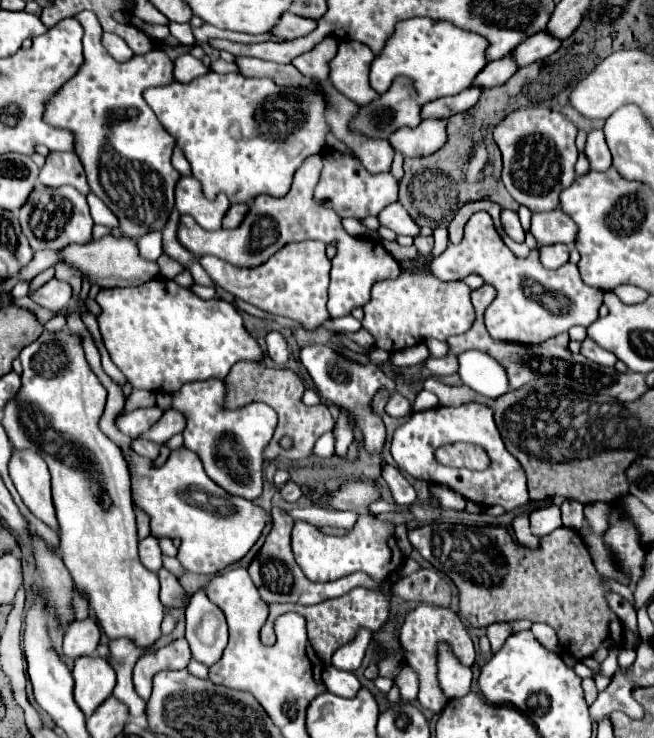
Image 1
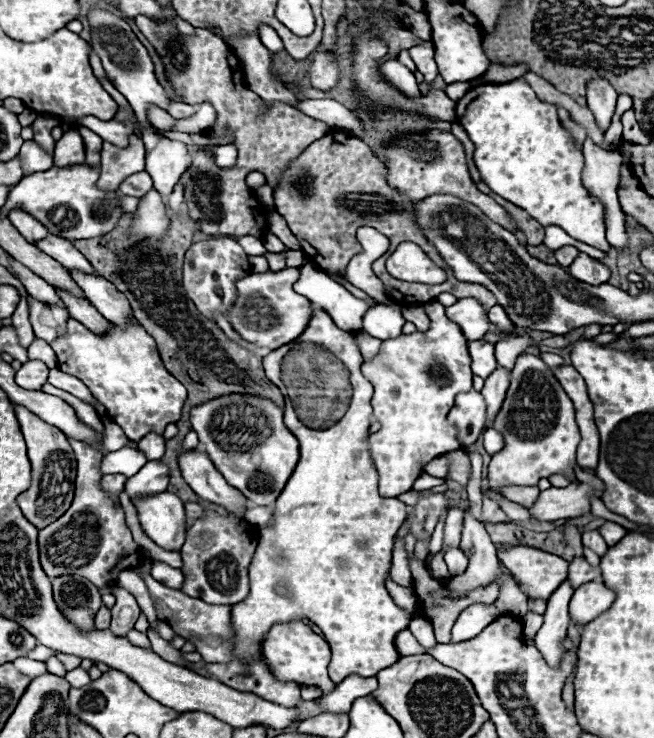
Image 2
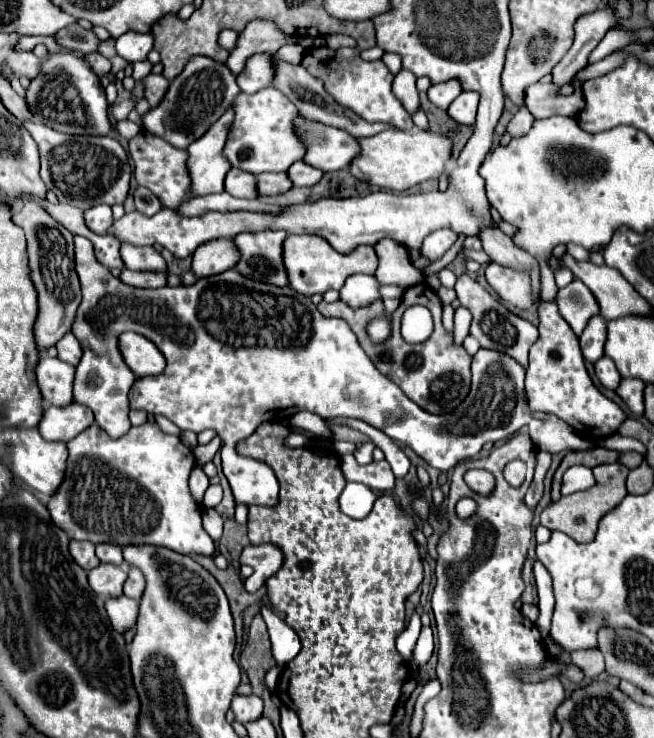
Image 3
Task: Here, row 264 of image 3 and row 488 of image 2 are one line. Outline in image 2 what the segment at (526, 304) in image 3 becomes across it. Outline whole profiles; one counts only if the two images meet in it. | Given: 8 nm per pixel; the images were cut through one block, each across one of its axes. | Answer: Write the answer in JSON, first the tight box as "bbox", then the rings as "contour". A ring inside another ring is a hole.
{"bbox":[488,354,580,494],"contour":[[[520,354],[512,368],[512,382],[506,400],[496,414],[492,428],[504,436],[504,448],[492,456],[488,466],[488,490],[500,494],[500,488],[512,484],[536,486],[540,478],[552,474],[572,476],[576,446],[580,442],[574,420],[574,406],[556,380],[550,366],[540,356]]]}

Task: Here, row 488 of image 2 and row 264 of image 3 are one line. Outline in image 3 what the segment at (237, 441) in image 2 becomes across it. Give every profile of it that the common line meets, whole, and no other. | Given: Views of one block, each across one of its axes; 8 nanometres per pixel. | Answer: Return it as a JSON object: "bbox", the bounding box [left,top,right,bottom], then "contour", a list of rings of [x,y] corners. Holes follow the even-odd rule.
{"bbox":[234,230,288,286],"contour":[[[262,230],[262,232],[242,232],[234,238],[240,250],[240,262],[236,270],[244,276],[258,274],[262,282],[274,286],[288,286],[288,276],[282,264],[282,242],[286,232],[282,230]]]}

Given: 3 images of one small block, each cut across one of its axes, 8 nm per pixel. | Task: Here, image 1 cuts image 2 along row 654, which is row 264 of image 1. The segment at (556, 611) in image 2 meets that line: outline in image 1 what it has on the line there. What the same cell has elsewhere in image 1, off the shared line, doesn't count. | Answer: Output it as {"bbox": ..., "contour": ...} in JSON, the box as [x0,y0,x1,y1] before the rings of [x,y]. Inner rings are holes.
{"bbox":[540,244,568,268],"contour":[[[552,244],[540,246],[540,262],[544,268],[560,268],[568,262],[568,246],[566,244]]]}

